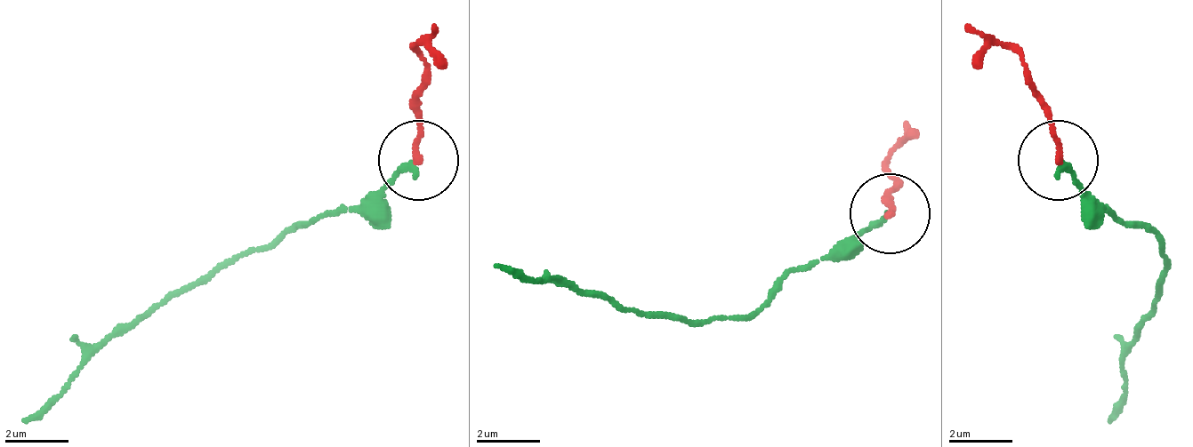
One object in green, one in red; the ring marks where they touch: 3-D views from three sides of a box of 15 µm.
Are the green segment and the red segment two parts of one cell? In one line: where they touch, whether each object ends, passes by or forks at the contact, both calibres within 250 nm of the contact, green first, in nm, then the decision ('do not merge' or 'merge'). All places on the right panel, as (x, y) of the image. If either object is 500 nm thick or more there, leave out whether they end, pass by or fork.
place (1058, 160); green ends; red ends; calibres 200 and 190 nm; do not merge

